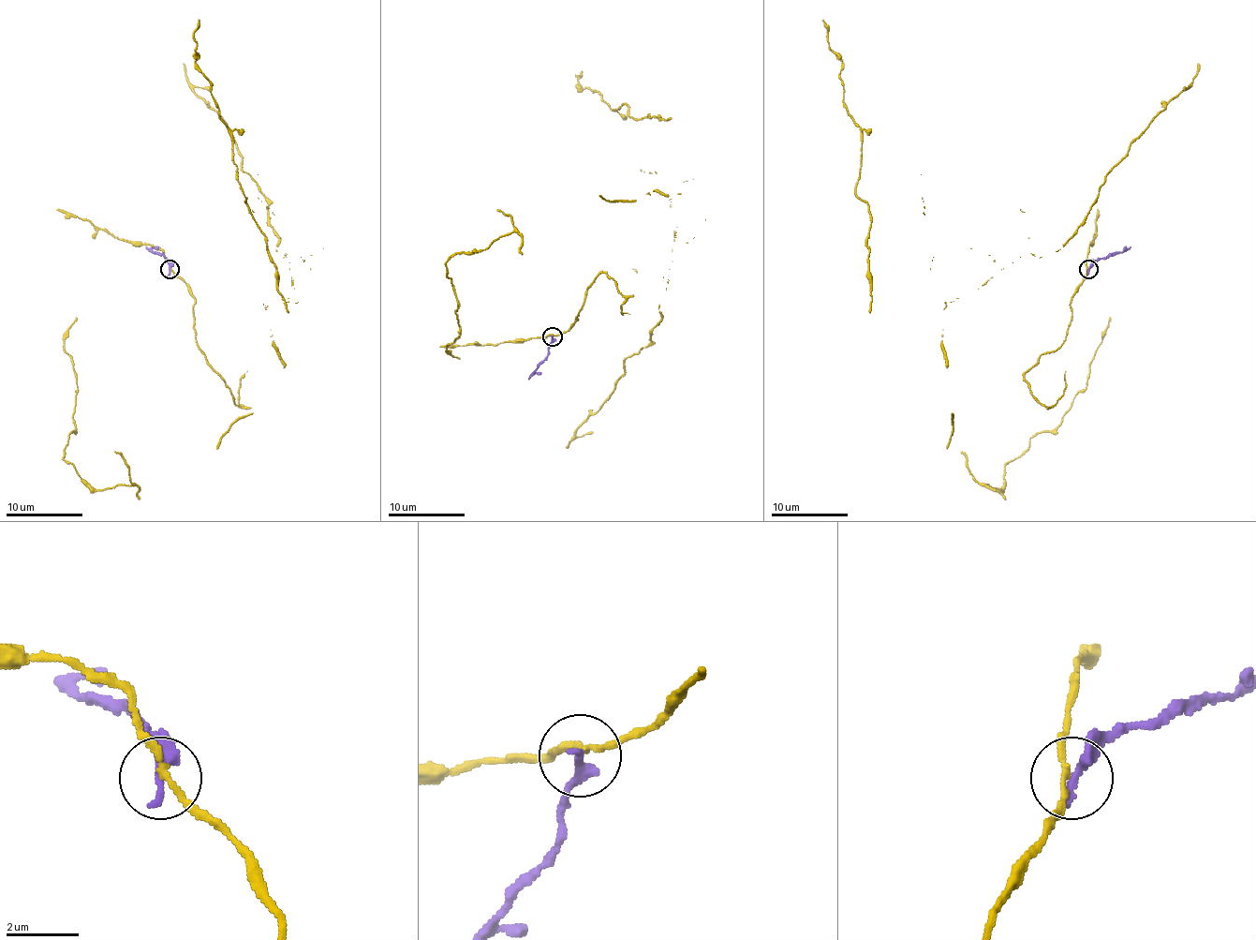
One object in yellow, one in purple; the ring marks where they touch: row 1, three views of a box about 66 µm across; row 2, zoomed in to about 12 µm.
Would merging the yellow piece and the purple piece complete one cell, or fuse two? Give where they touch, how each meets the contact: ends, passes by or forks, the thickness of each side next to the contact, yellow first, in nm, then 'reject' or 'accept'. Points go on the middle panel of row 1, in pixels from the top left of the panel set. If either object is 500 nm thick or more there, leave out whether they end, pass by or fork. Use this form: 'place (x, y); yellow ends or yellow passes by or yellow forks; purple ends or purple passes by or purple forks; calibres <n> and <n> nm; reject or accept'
place (553, 336); yellow passes by; purple ends; calibres 150 and 360 nm; reject

